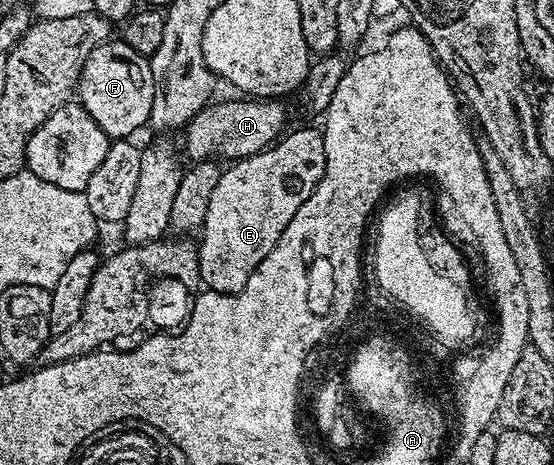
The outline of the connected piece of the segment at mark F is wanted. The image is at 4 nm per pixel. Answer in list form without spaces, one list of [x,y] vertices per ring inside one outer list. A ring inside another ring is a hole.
[[[121,39],[93,47],[79,76],[77,101],[111,139],[127,139],[151,120],[154,99],[153,71],[148,58],[141,56]]]

